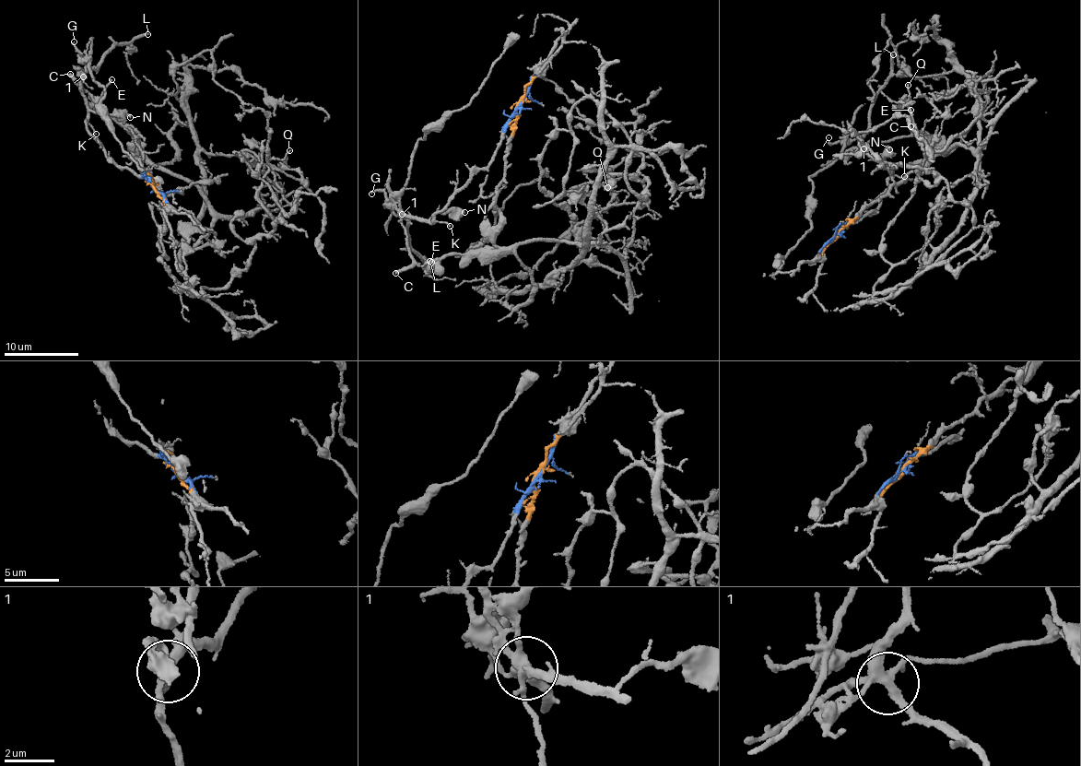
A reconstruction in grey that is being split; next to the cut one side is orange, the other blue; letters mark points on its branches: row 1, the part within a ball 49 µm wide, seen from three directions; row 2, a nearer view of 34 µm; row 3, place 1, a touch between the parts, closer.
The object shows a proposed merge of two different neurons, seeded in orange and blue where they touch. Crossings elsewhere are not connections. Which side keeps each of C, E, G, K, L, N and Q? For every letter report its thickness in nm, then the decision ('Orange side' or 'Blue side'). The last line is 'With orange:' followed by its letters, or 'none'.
C: Thickness 320 nm. Orange side
E: Thickness 150 nm. Orange side
G: Thickness 120 nm. Blue side
K: Thickness 120 nm. Blue side
L: Thickness 240 nm. Blue side
N: Thickness 260 nm. Blue side
Q: Thickness 100 nm. Orange side
With orange: C, E, Q

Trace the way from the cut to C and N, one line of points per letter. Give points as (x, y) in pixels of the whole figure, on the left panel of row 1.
C: (154, 189), (135, 159), (141, 157), (138, 159), (135, 153), (140, 150), (123, 126), (69, 73)
N: (154, 189), (151, 181), (108, 159), (101, 142), (86, 130), (88, 112), (126, 114), (131, 118)

